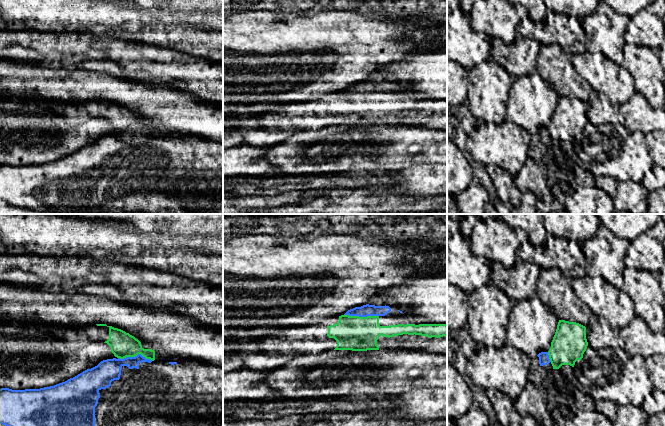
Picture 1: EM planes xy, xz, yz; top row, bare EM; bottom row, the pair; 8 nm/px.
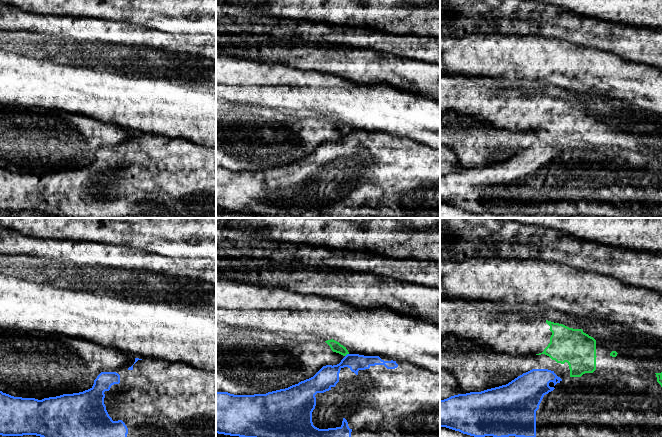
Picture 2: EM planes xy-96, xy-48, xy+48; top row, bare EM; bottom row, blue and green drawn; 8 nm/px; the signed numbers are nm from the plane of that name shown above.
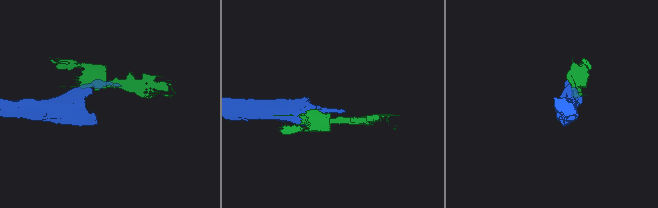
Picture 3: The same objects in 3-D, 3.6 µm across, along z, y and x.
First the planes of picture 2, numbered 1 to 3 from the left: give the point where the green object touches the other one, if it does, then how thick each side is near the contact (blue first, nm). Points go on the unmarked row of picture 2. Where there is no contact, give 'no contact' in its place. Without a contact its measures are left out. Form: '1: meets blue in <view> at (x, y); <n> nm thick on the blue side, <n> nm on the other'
1: no contact
2: meets blue in xy-48 at (346, 131); 180 nm thick on the blue side, 90 nm on the other
3: no contact

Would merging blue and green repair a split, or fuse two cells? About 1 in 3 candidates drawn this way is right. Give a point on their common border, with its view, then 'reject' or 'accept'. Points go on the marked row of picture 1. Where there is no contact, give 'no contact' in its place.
xy (135, 356) | reject

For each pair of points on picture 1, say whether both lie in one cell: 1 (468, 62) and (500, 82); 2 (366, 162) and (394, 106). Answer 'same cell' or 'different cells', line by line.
1: different cells
2: different cells

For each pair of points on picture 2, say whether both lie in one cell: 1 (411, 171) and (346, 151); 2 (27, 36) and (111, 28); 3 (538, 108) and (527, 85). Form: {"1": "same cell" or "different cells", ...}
{"1": "same cell", "2": "same cell", "3": "different cells"}

